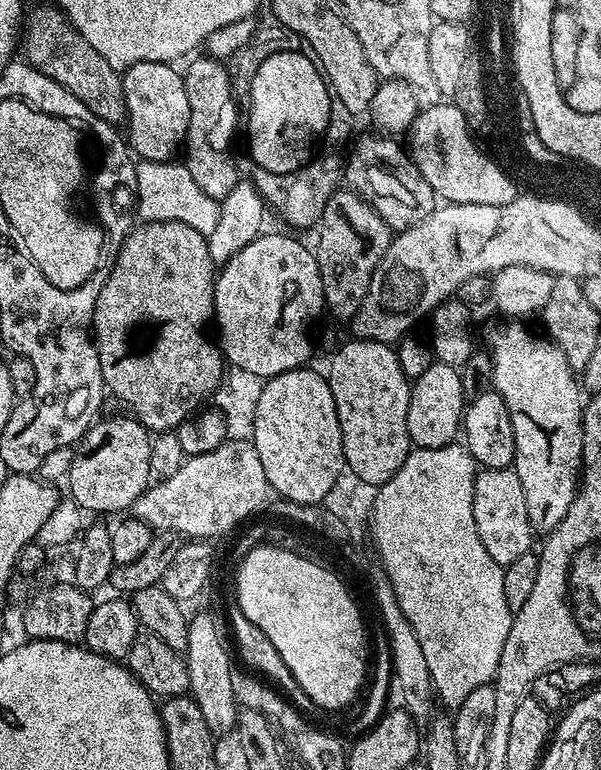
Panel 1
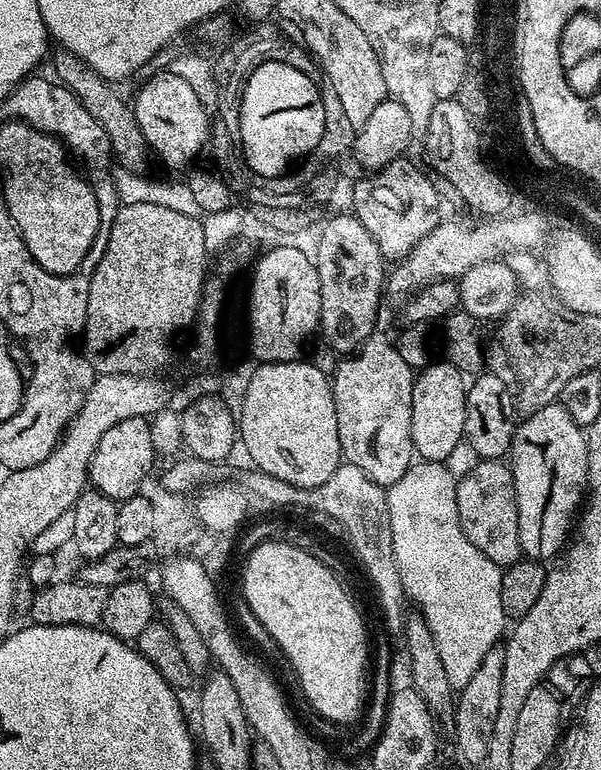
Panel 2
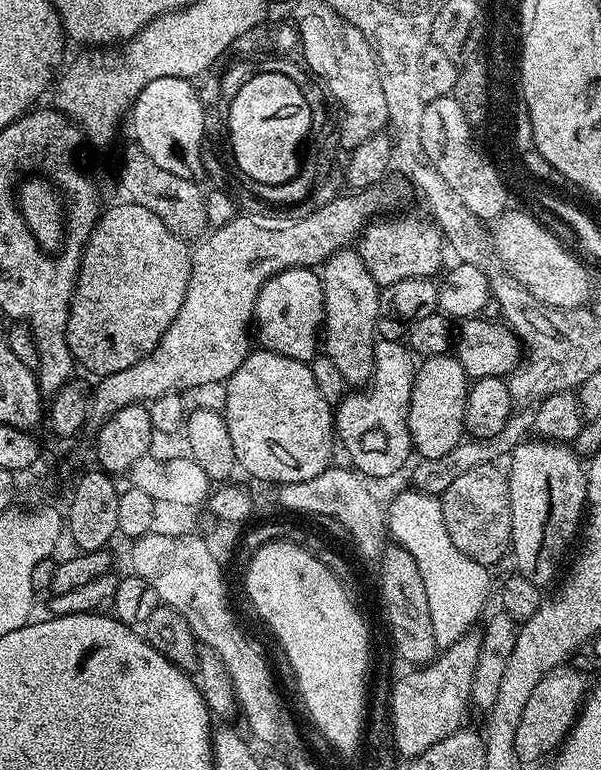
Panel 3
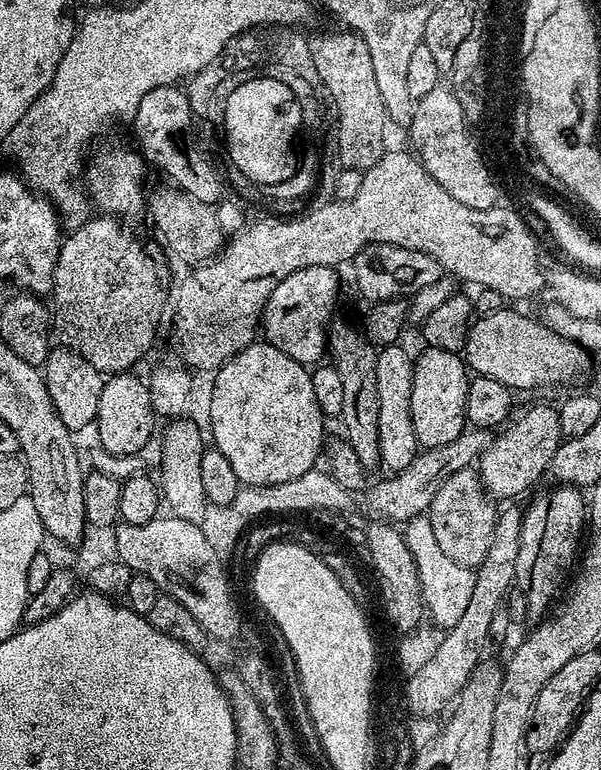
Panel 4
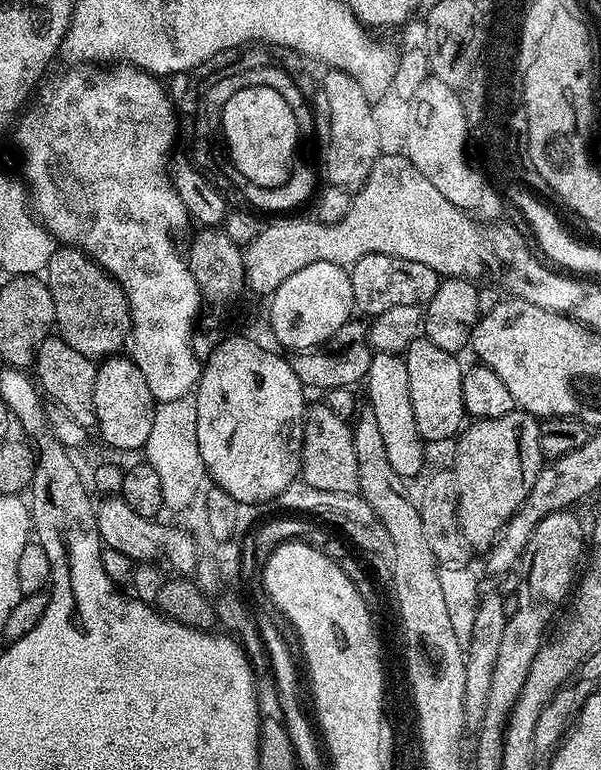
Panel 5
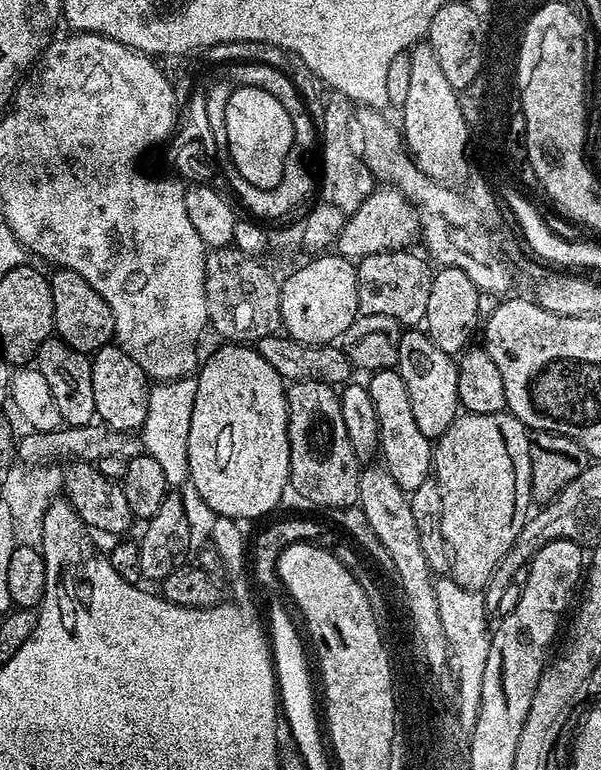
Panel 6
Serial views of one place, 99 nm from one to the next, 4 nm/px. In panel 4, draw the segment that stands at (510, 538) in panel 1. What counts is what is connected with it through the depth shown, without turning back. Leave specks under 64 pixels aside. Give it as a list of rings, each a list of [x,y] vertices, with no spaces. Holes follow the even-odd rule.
[[[471,466],[450,474],[438,487],[426,515],[434,530],[434,539],[438,546],[442,546],[442,554],[446,554],[446,558],[454,558],[458,566],[473,570],[479,568],[482,558],[486,558],[486,550],[490,550],[498,517],[497,501],[484,488],[479,471]]]

